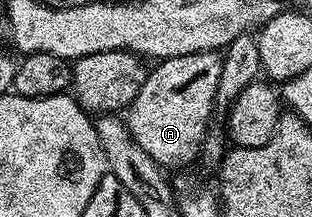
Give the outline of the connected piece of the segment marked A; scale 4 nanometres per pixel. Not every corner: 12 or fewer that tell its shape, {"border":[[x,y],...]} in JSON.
{"border":[[223,54],[150,67],[125,114],[158,166],[204,149]]}

